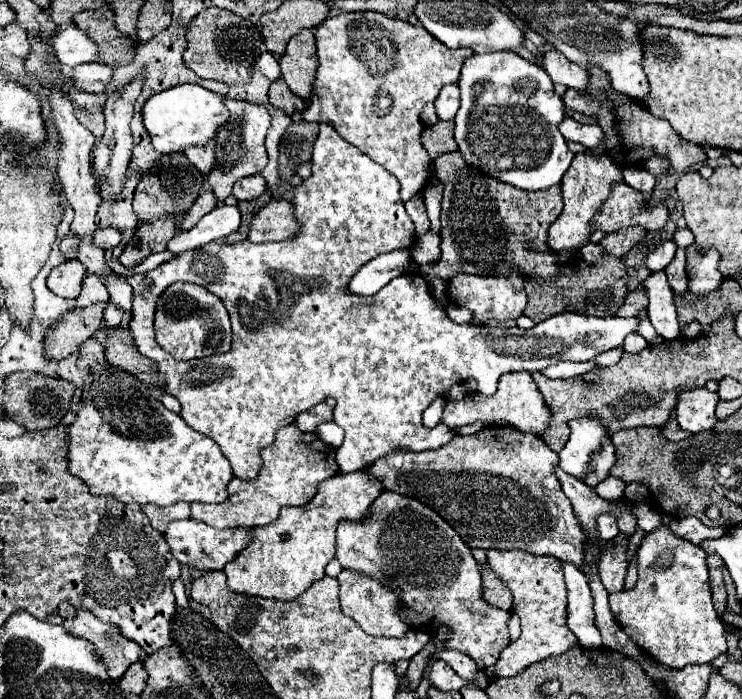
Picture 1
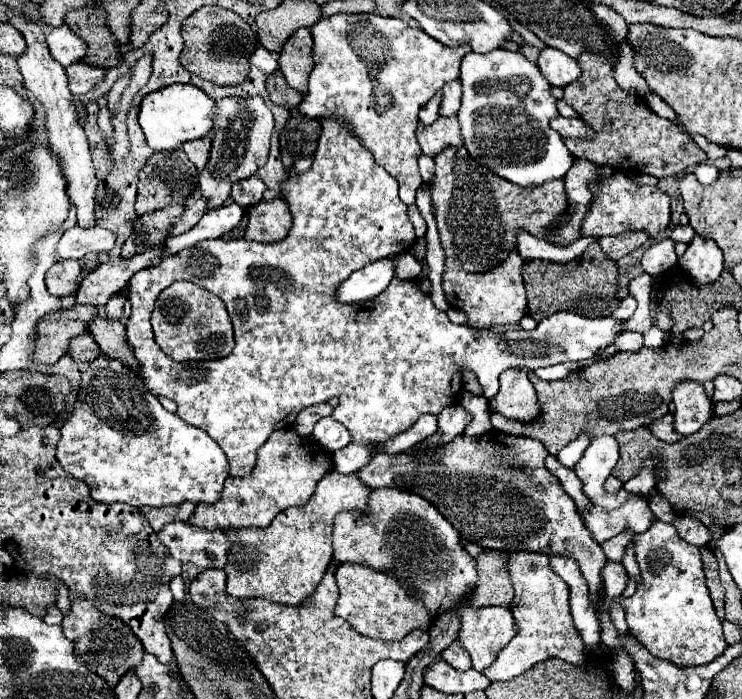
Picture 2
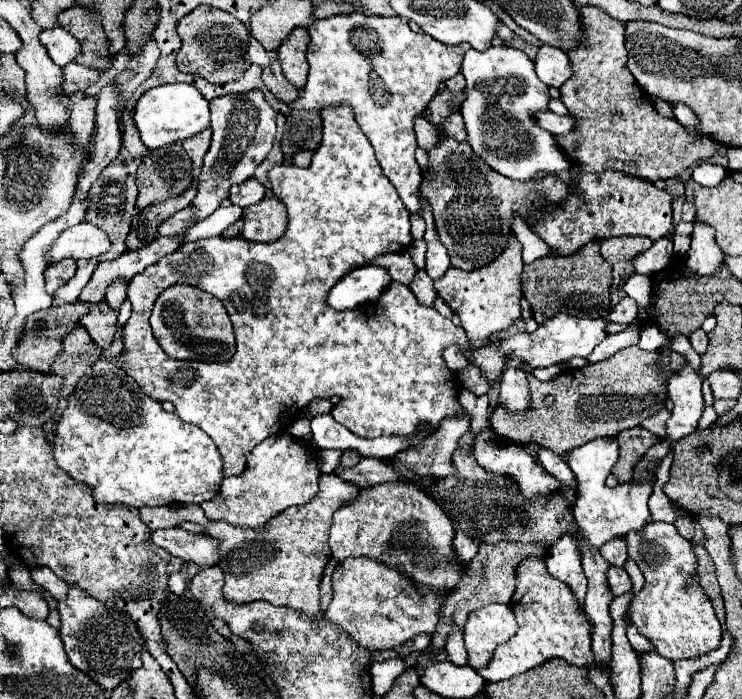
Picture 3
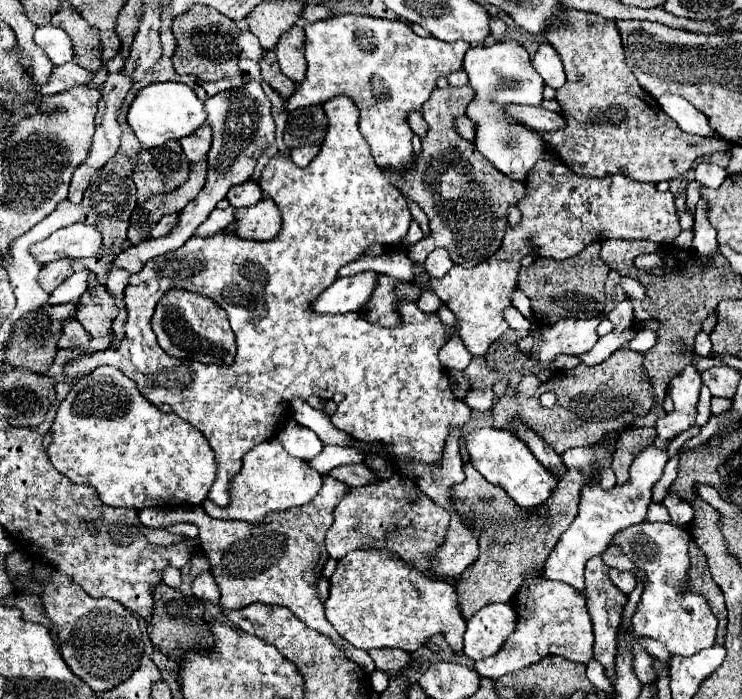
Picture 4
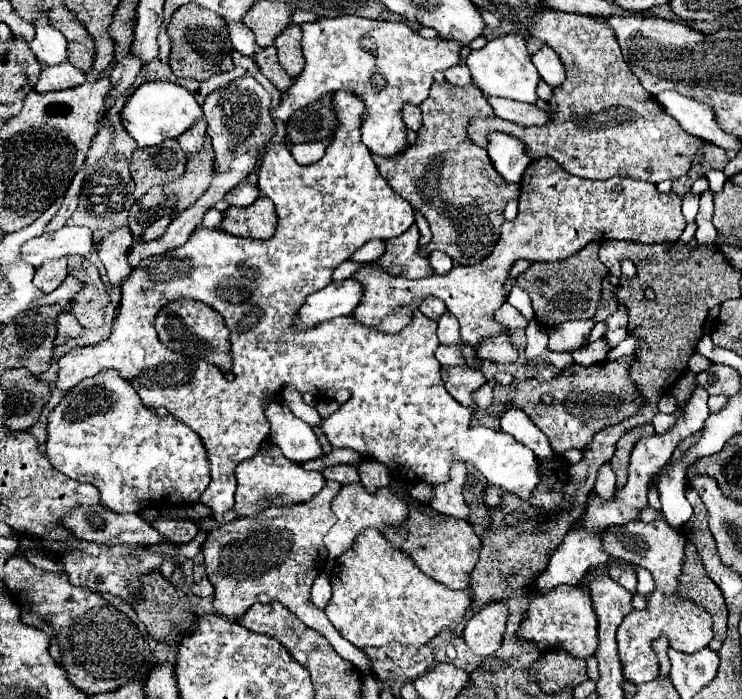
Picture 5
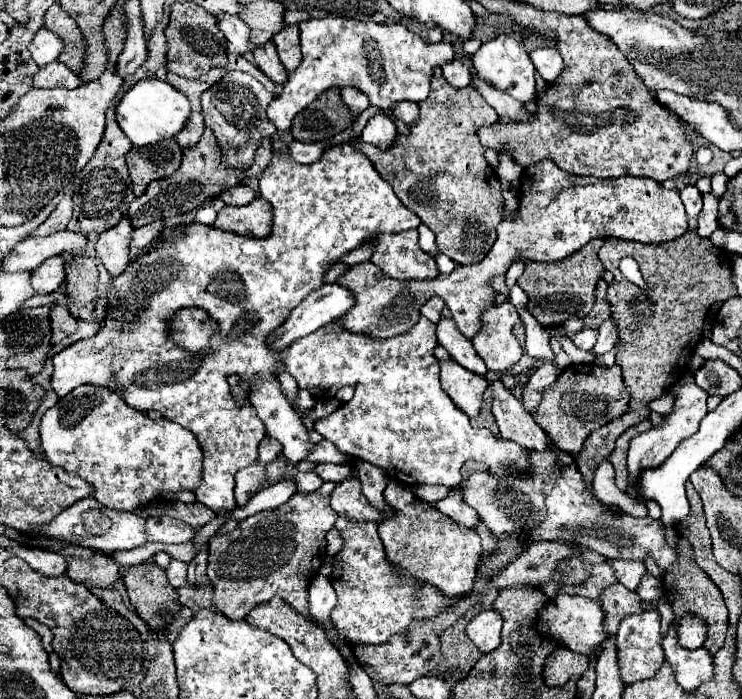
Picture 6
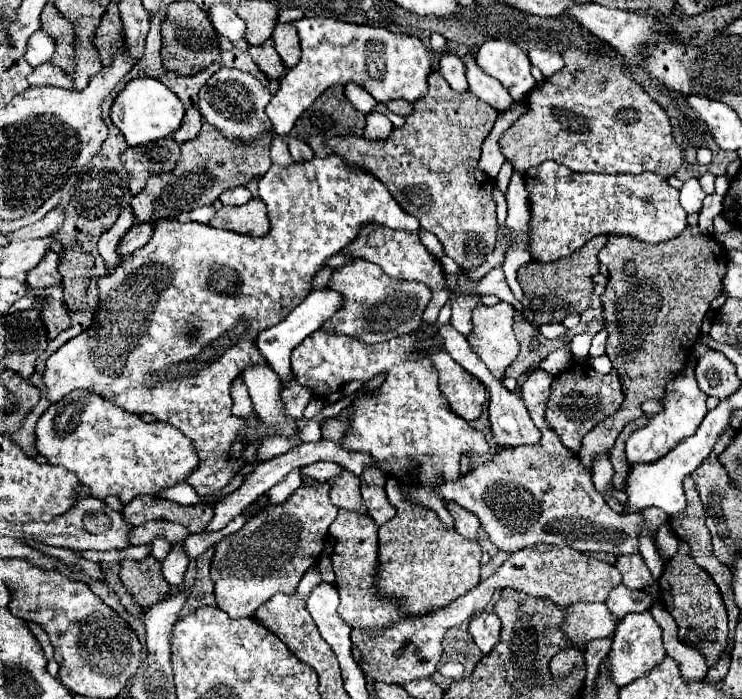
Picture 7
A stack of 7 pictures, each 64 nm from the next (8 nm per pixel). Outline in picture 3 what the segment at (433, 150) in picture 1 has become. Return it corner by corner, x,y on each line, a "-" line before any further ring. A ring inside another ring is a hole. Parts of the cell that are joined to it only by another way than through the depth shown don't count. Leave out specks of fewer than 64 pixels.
454,112
452,116
448,116
448,120
442,126
442,134
448,134
448,136
456,138
458,142
466,140
466,126
464,126
464,120
462,120
460,112
-
422,116
414,118
414,132
418,138
418,146
424,150
436,146
436,140
440,140
440,132

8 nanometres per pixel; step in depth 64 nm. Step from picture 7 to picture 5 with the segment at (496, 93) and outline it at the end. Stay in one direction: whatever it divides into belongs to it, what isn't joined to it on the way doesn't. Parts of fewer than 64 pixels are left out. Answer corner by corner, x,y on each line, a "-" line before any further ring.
490,96
488,102
494,108
498,118
504,118
504,120
510,120
516,124
524,124
524,126
548,122
548,114
544,110
536,108
534,104
530,106
524,102
516,102
516,100
508,100
508,98
496,98
496,96

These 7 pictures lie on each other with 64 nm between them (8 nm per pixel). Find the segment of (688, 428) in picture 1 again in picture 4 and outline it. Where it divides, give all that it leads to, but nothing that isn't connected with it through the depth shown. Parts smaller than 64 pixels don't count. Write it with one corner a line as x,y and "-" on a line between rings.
690,364
668,386
668,396
674,402
674,410
656,420
656,432
662,440
674,440
680,432
692,426
696,418
696,400
700,394
700,372

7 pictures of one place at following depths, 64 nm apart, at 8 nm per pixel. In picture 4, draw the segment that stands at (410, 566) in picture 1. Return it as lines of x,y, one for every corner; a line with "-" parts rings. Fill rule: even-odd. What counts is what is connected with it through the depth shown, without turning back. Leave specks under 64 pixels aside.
394,474
384,484
366,484
350,488
348,494
334,508
334,524
326,534
326,550
334,560
346,556
352,548
364,548
364,544
380,544
380,548
392,548
404,560
418,564
424,572
424,552
432,552
448,528
450,514
436,508
428,496
424,496
410,478
-
492,604
478,610
464,632
464,654
472,660
482,660
496,654
506,638
514,632
516,612
508,604

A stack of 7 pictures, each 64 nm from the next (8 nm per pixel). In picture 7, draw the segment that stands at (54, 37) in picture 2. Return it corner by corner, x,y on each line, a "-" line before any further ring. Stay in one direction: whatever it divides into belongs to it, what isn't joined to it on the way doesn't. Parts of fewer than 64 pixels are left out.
38,30
36,34
30,36
24,58
26,58
26,62
28,62
30,66
40,66
40,64
44,64
44,62
50,60
52,52
54,52
52,38
50,38
46,32
40,32
40,30

